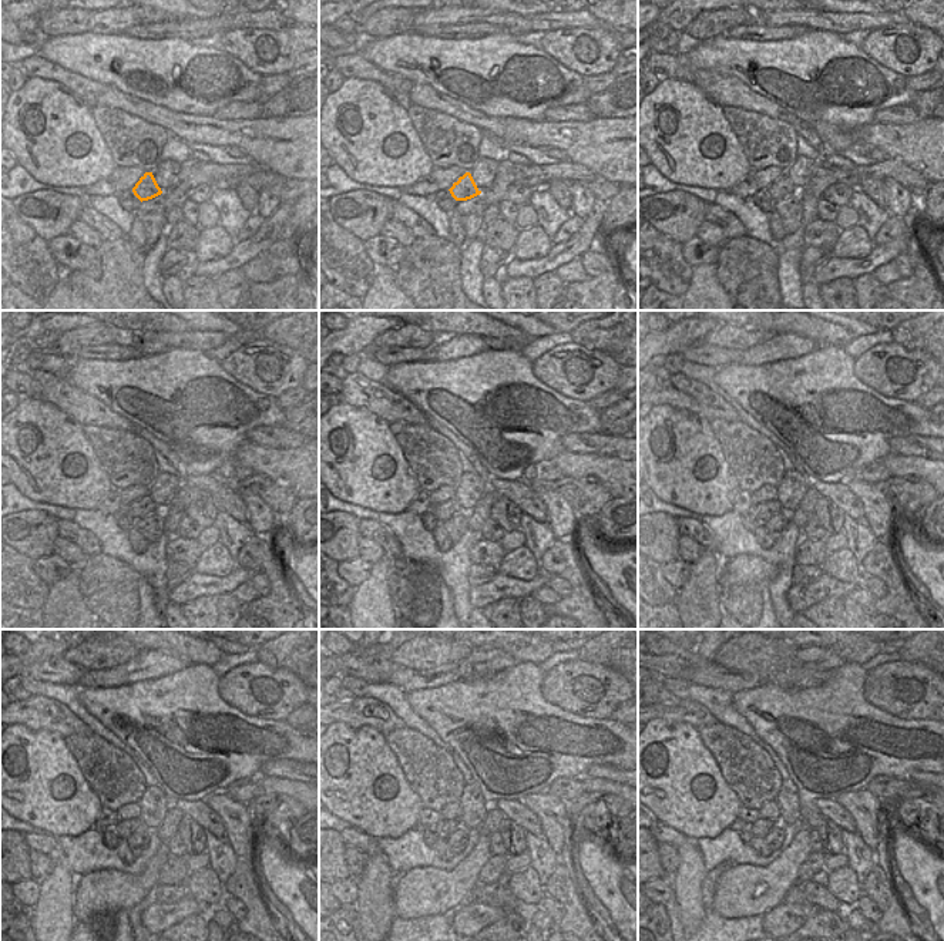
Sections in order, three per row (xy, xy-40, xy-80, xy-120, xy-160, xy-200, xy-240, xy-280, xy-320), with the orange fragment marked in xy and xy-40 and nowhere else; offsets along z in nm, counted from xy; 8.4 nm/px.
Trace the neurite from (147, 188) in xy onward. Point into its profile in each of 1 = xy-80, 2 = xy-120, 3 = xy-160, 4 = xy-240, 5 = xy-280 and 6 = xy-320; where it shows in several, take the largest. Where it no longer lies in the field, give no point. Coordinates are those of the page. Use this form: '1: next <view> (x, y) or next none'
1: next xy-80 (782, 188)
2: next xy-120 (143, 507)
3: next xy-160 (446, 510)
4: next xy-240 (124, 829)
5: next xy-280 (443, 829)
6: next xy-320 (761, 827)

